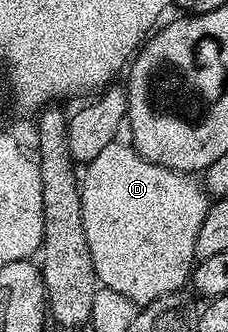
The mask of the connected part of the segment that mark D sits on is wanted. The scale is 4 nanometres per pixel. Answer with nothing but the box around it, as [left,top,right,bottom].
[80,140,210,306]

